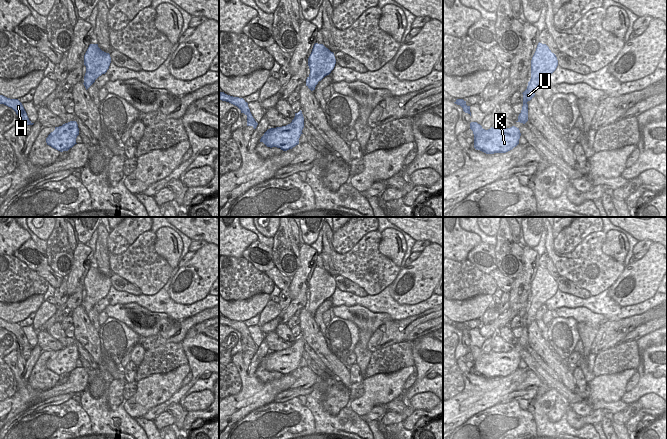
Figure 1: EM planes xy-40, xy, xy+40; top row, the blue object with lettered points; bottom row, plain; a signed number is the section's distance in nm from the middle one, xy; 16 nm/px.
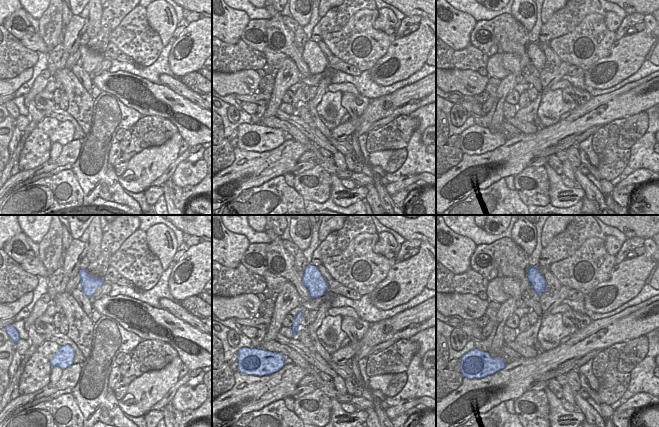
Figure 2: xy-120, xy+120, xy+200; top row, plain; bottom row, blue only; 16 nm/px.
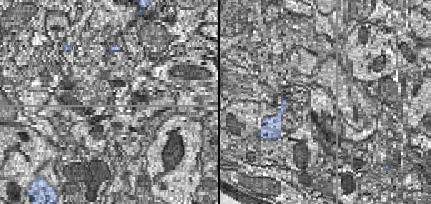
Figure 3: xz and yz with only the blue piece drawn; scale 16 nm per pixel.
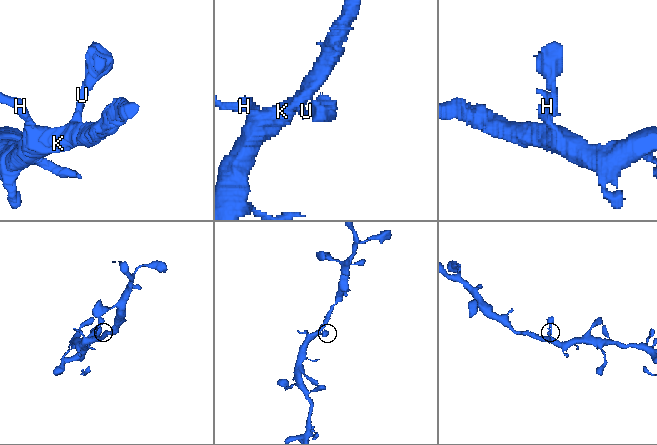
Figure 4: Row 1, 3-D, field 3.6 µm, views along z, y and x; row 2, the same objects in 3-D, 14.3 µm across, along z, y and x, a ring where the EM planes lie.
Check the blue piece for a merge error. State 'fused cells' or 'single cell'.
single cell

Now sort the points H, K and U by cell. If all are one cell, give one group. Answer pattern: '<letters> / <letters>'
H K U

